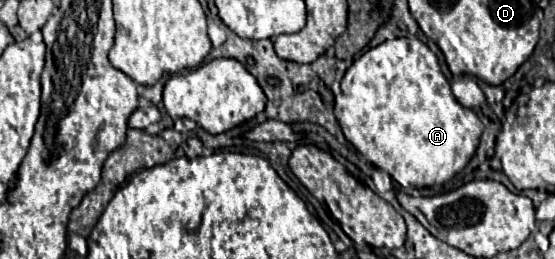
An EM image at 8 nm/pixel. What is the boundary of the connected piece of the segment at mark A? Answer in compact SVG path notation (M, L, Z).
M394 38L394 40L386 40L374 48L370 48L366 54L362 54L344 74L340 82L341 92L335 95L334 98L334 114L346 140L350 144L354 144L354 148L368 160L372 162L376 168L388 172L402 188L426 188L426 186L434 186L434 184L444 184L446 180L450 180L456 172L460 172L468 162L470 158L474 156L476 148L478 148L478 142L480 142L480 134L482 134L482 122L480 118L470 110L470 108L464 108L462 104L458 104L458 100L454 98L452 90L450 90L450 84L448 80L444 78L444 74L440 72L440 66L438 66L438 60L436 56L432 54L432 50L420 42L420 40L410 40L410 38Z

